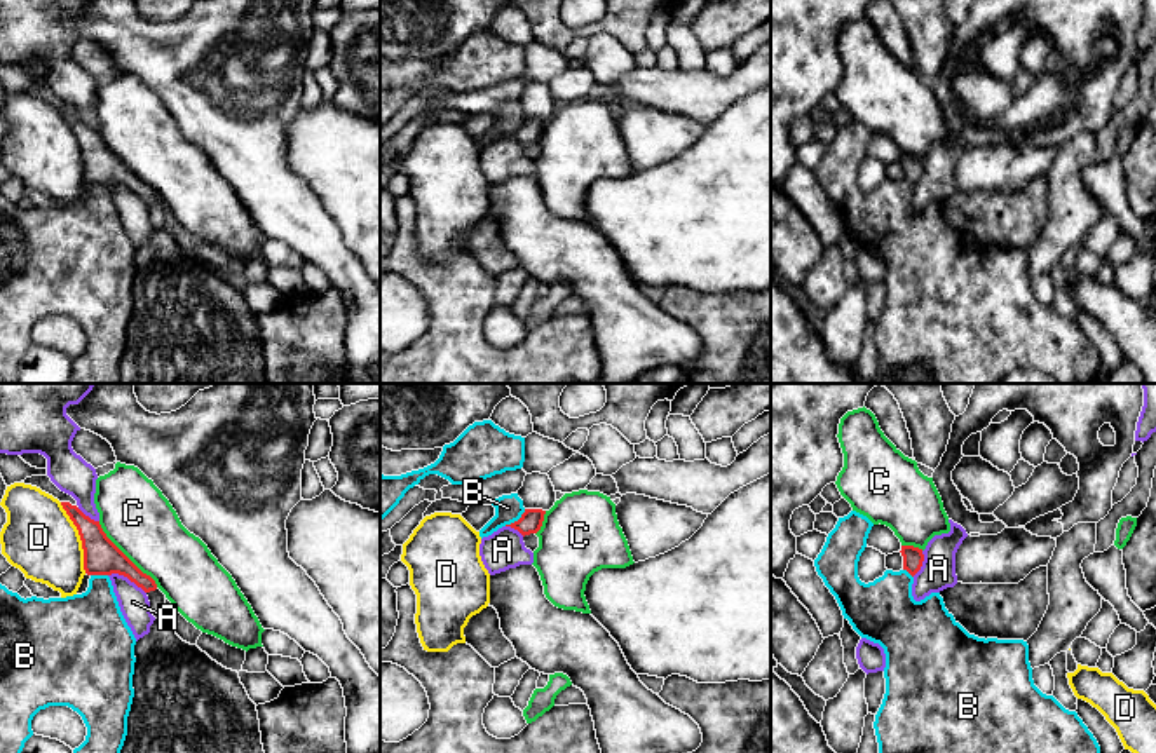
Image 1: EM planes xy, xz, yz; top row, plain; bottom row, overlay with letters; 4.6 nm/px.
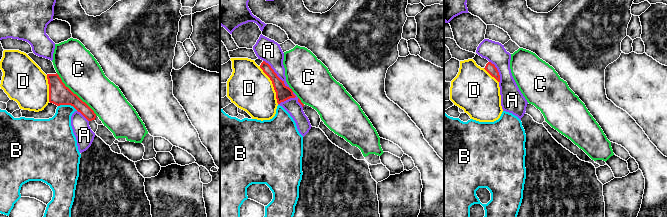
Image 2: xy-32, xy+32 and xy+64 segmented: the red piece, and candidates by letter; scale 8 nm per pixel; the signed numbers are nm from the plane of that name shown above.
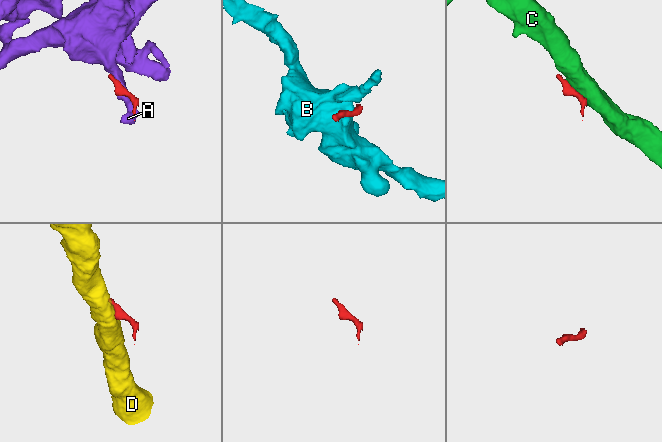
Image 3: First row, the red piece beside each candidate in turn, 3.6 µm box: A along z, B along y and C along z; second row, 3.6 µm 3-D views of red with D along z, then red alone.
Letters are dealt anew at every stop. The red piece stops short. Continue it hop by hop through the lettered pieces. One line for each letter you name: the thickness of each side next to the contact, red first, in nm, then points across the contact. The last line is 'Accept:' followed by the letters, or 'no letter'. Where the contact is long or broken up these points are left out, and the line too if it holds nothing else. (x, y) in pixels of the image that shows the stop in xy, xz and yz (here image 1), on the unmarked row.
Accept: no letter

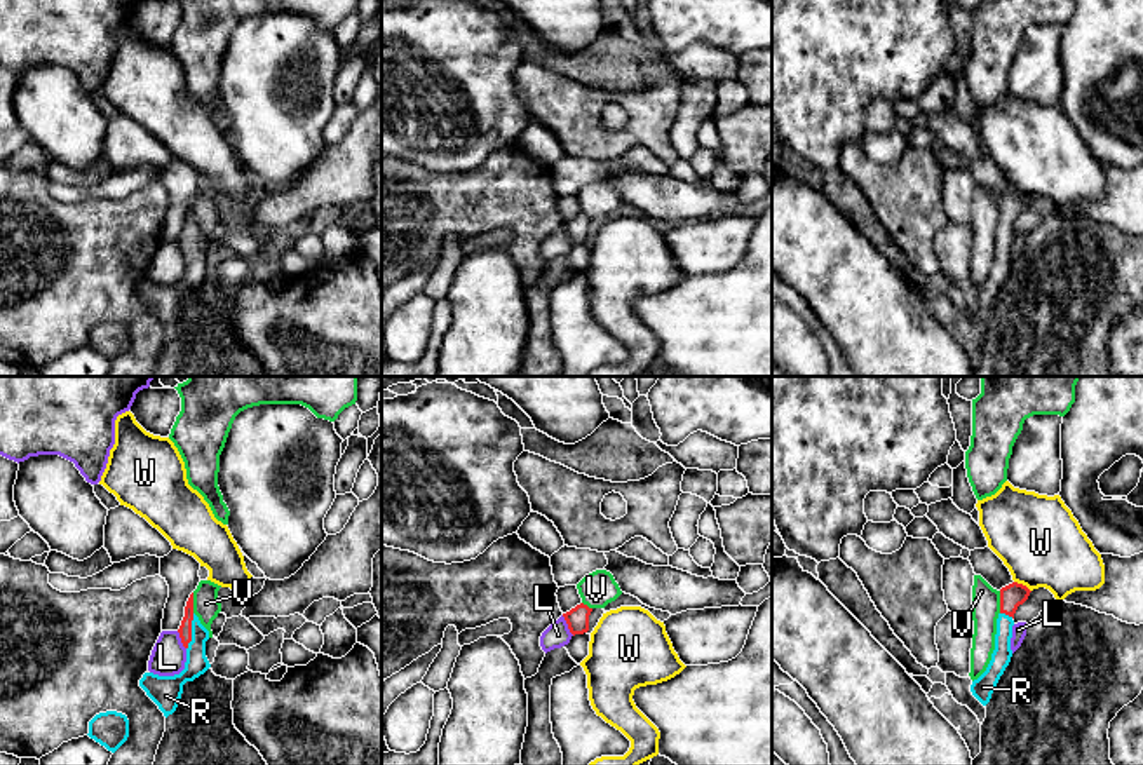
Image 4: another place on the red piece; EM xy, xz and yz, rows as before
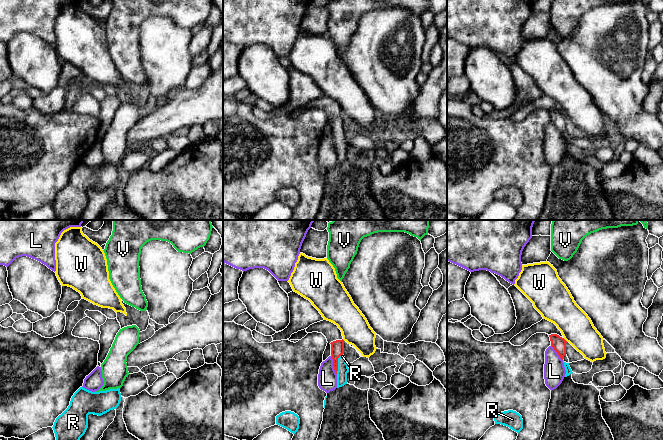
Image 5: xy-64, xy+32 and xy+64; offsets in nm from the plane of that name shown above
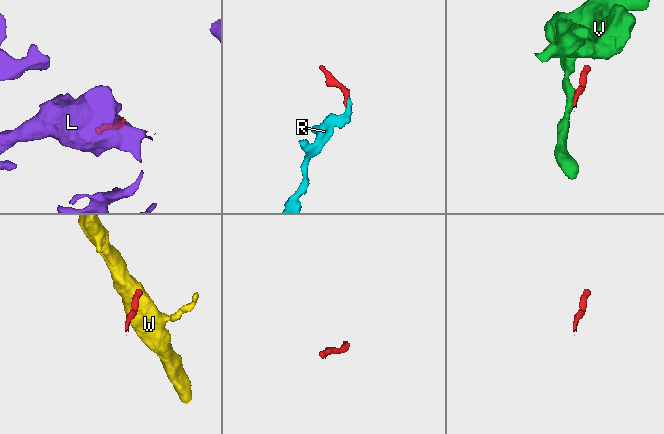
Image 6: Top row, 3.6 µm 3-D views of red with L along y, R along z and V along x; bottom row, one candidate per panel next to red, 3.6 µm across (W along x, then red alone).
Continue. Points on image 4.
R: 60 nm thick on the red side, 100 nm on the other; runs through xy (185, 239), (190, 241), (197, 272)
Accept: R

